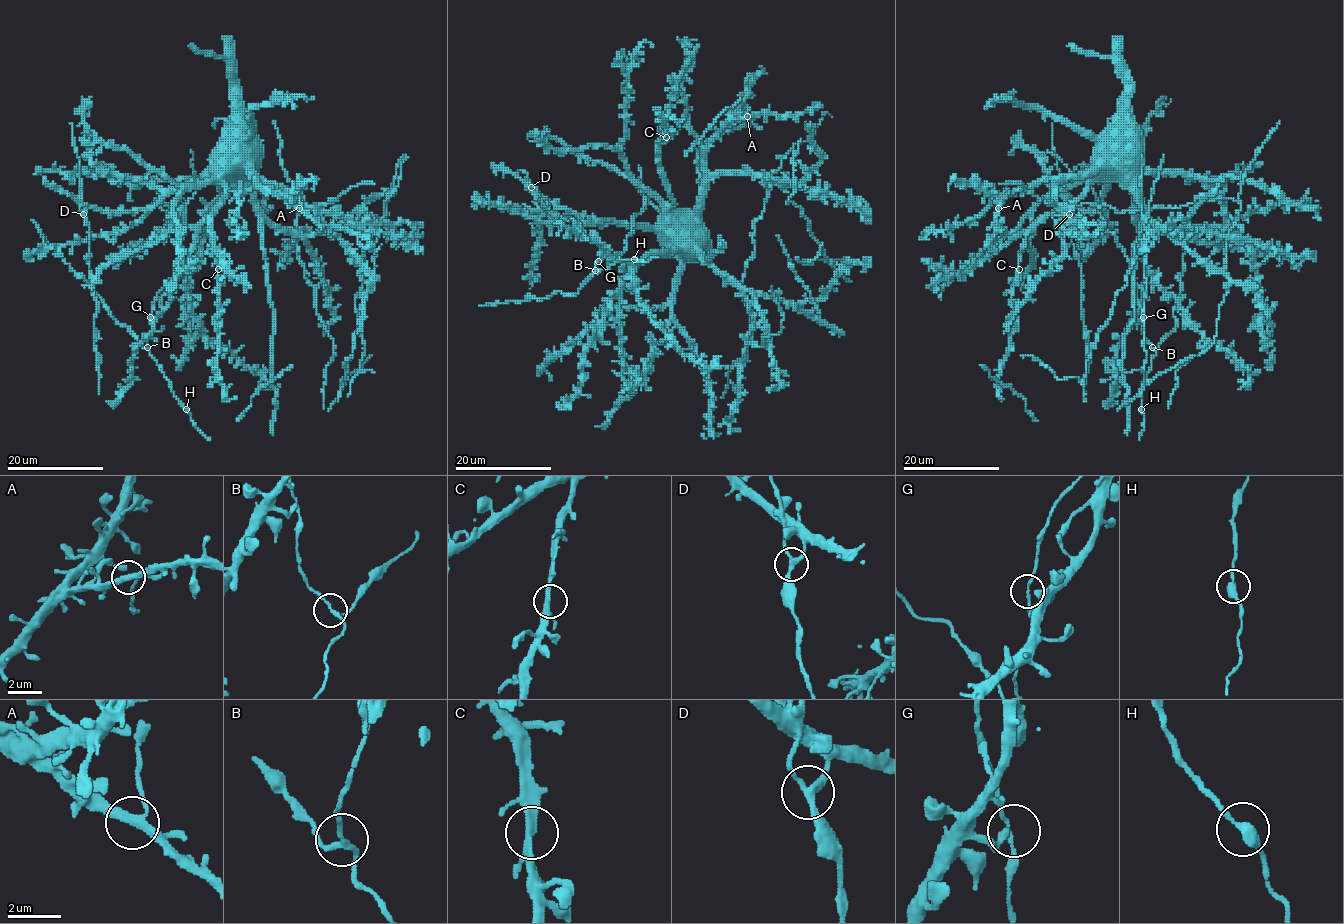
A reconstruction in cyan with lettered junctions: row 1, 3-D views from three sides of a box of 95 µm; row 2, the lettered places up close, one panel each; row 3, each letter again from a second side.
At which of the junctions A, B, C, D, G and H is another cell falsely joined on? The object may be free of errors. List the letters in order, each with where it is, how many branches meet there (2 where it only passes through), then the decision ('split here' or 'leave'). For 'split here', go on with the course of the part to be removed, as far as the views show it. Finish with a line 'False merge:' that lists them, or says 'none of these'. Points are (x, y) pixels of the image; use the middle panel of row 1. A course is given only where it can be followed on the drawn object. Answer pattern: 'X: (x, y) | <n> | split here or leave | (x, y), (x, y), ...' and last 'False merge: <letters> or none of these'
A: (747, 116) | 3 | leave
B: (595, 270) | 3 | leave
C: (666, 137) | 3 | leave
D: (531, 187) | 3 | split here | (530, 188), (536, 188), (536, 197), (545, 200), (542, 205), (547, 203)
G: (598, 261) | 3 | leave
H: (634, 259) | 2 | leave
False merge: D

